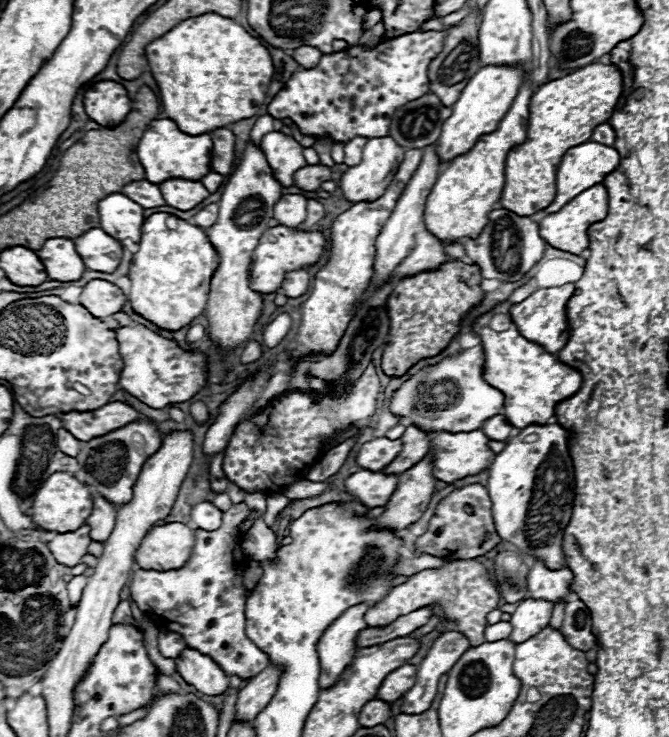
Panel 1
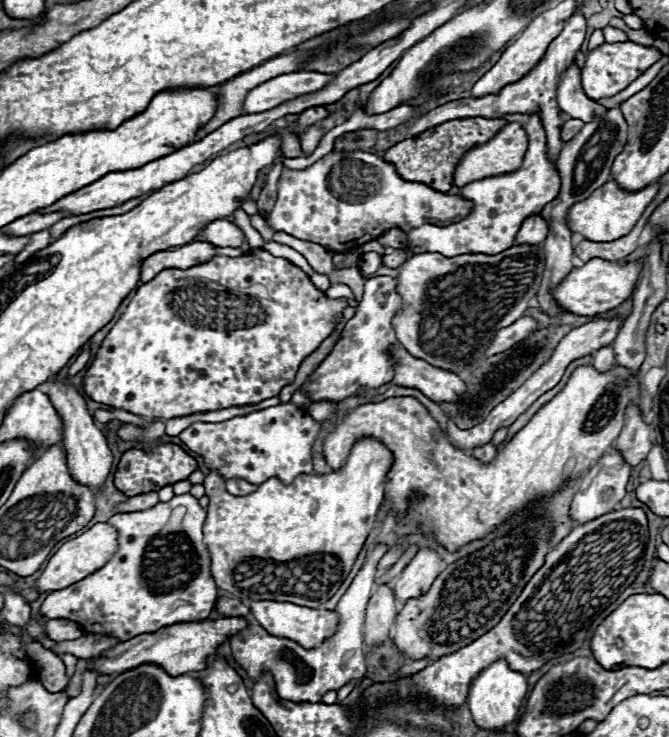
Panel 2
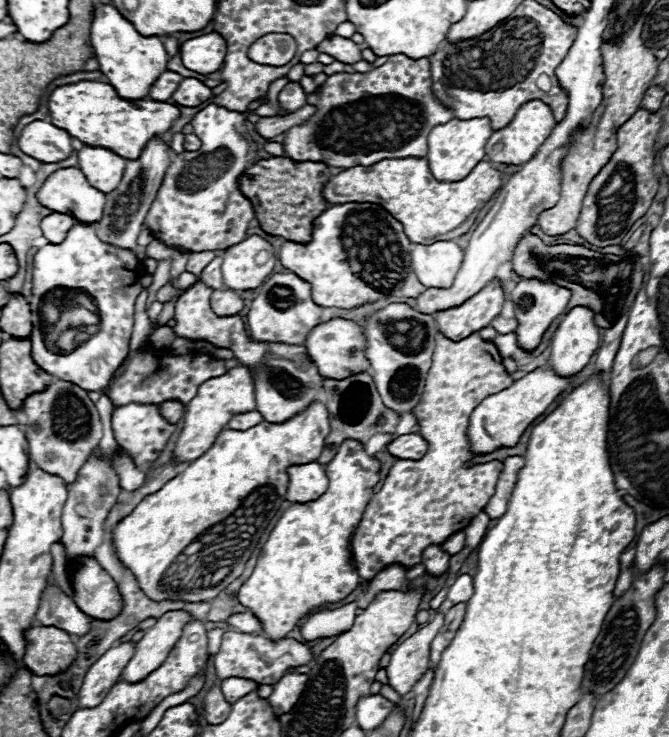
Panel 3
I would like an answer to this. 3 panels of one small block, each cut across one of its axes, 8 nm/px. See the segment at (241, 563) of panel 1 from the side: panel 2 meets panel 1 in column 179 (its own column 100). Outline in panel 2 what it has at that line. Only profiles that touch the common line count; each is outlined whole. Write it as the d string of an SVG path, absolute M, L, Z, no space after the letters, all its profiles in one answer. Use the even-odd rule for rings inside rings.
M190 494L174 496L170 502L158 502L148 510L114 514L108 522L118 530L118 552L94 574L86 576L80 582L74 582L62 590L54 590L42 602L40 614L48 620L66 618L78 622L84 632L90 634L110 634L120 640L130 640L138 634L150 634L164 626L206 620L214 610L214 602L218 598L218 588L210 578L210 556L206 544L202 540L202 524L206 518L206 510L198 504L198 500ZM176 508L184 508L184 516L180 522L170 522L170 516Z

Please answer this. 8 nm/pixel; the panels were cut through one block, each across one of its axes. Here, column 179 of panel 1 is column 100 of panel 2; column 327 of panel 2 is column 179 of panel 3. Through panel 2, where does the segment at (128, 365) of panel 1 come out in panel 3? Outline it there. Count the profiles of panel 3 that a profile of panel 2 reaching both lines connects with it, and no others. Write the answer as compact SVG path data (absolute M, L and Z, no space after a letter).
M204 282L192 284L174 304L174 334L186 340L206 340L218 348L230 348L240 364L250 366L254 372L256 384L256 410L260 410L266 422L286 422L306 410L312 402L318 400L318 390L324 384L316 364L312 362L306 346L290 346L290 344L274 344L274 342L254 342L246 334L244 320L234 316L216 316L210 306L212 288Z

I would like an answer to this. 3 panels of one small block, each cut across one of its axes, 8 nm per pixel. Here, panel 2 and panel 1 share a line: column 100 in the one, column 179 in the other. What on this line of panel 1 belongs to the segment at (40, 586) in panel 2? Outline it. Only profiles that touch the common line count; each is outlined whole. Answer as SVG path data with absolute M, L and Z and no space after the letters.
M180 522L154 526L136 550L136 564L144 570L174 570L184 566L194 546L194 532Z

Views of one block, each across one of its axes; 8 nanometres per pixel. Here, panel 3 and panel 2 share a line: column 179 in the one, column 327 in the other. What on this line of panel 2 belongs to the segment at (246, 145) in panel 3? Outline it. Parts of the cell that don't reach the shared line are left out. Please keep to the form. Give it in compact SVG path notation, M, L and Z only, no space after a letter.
M358 150L350 154L330 152L322 160L304 170L284 168L278 180L278 200L266 220L276 232L286 232L294 238L316 242L334 252L346 252L350 248L358 248L370 240L376 240L378 236L382 236L392 228L410 232L412 228L424 224L442 226L444 222L462 220L472 212L472 208L474 208L472 200L466 200L460 194L436 192L420 182L408 182L396 172L396 168L390 162L382 160L382 156Z

